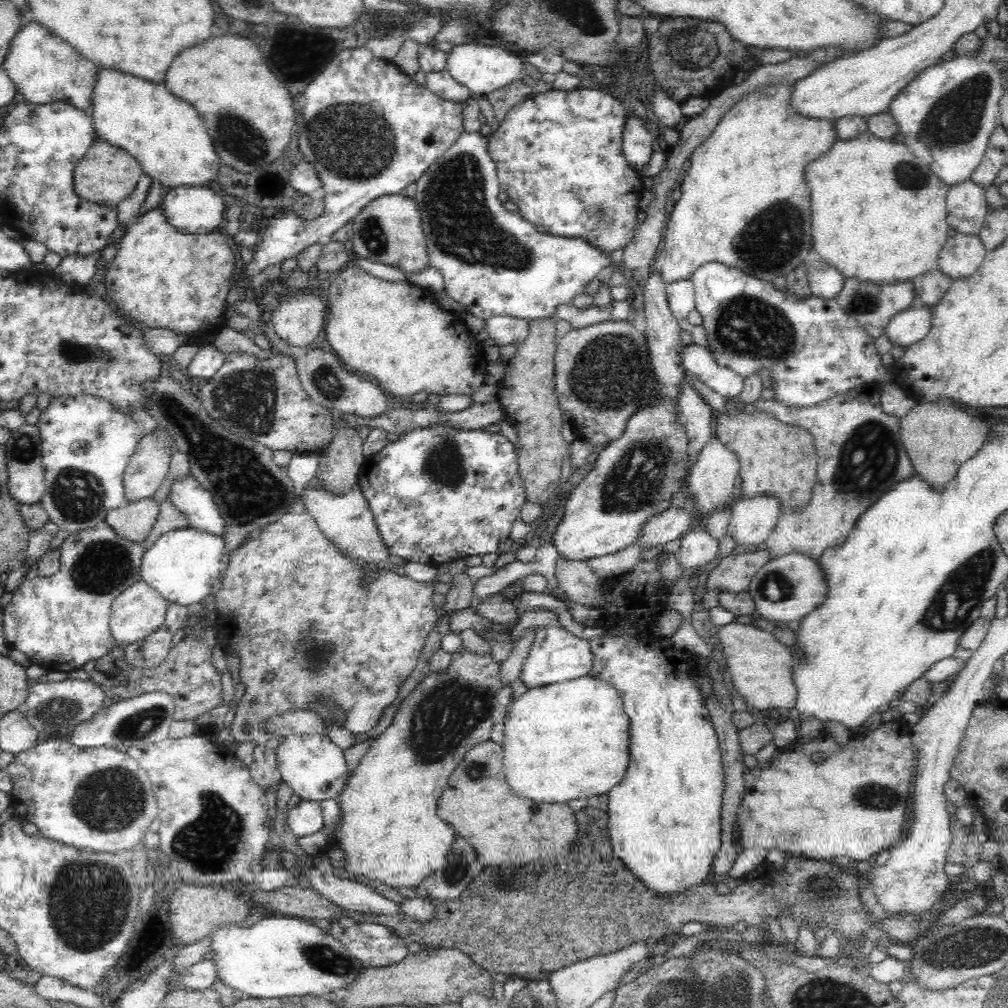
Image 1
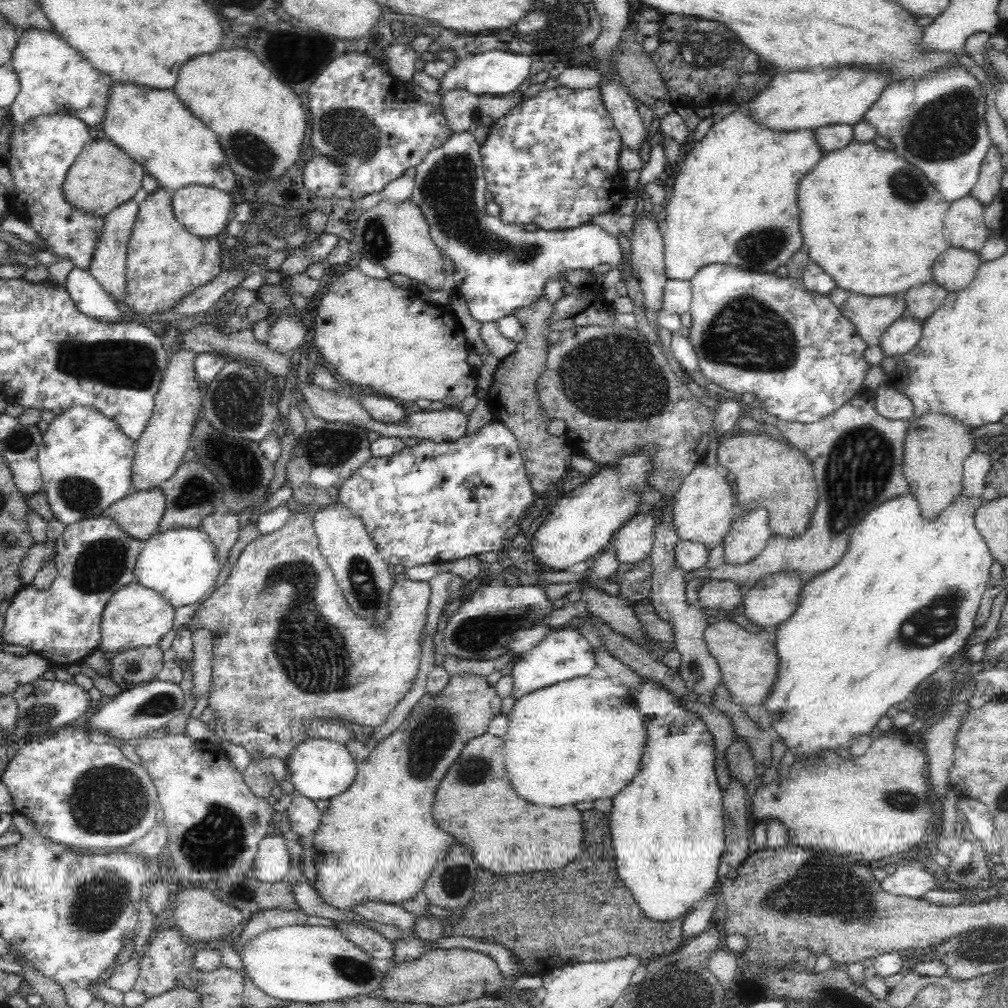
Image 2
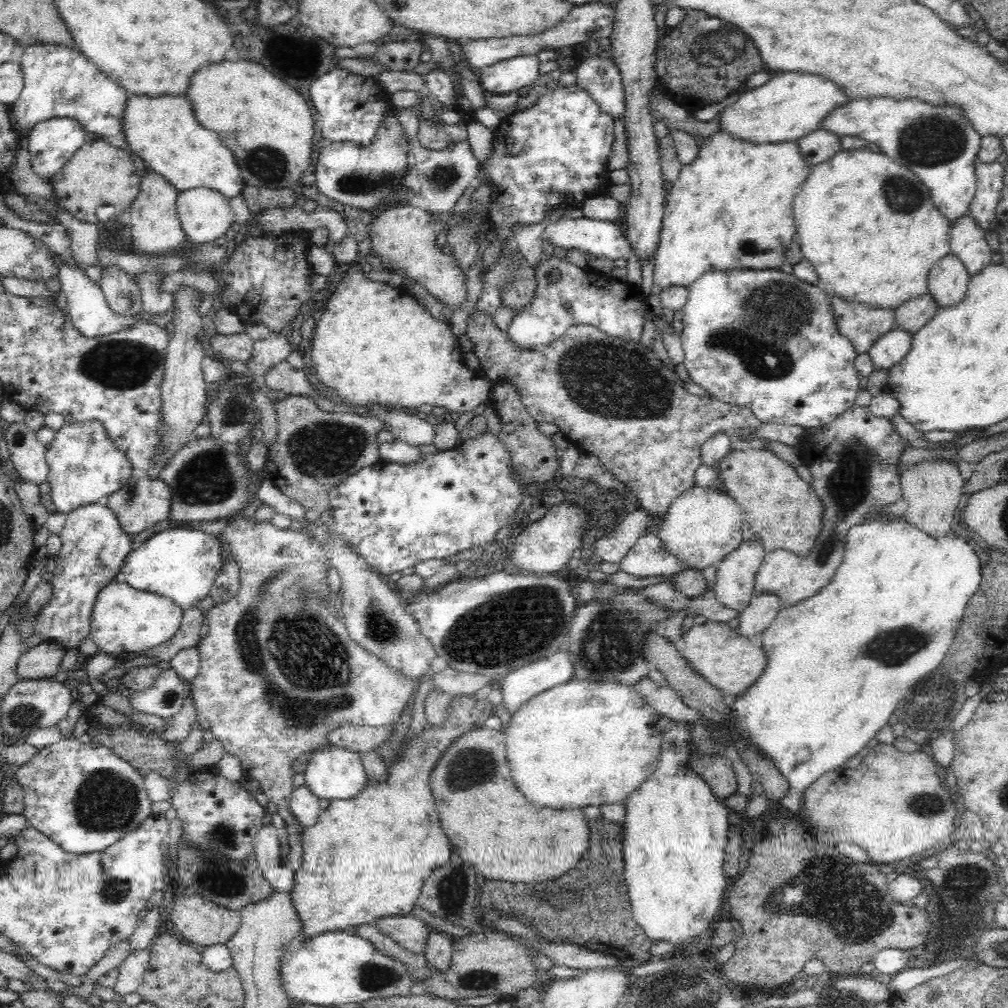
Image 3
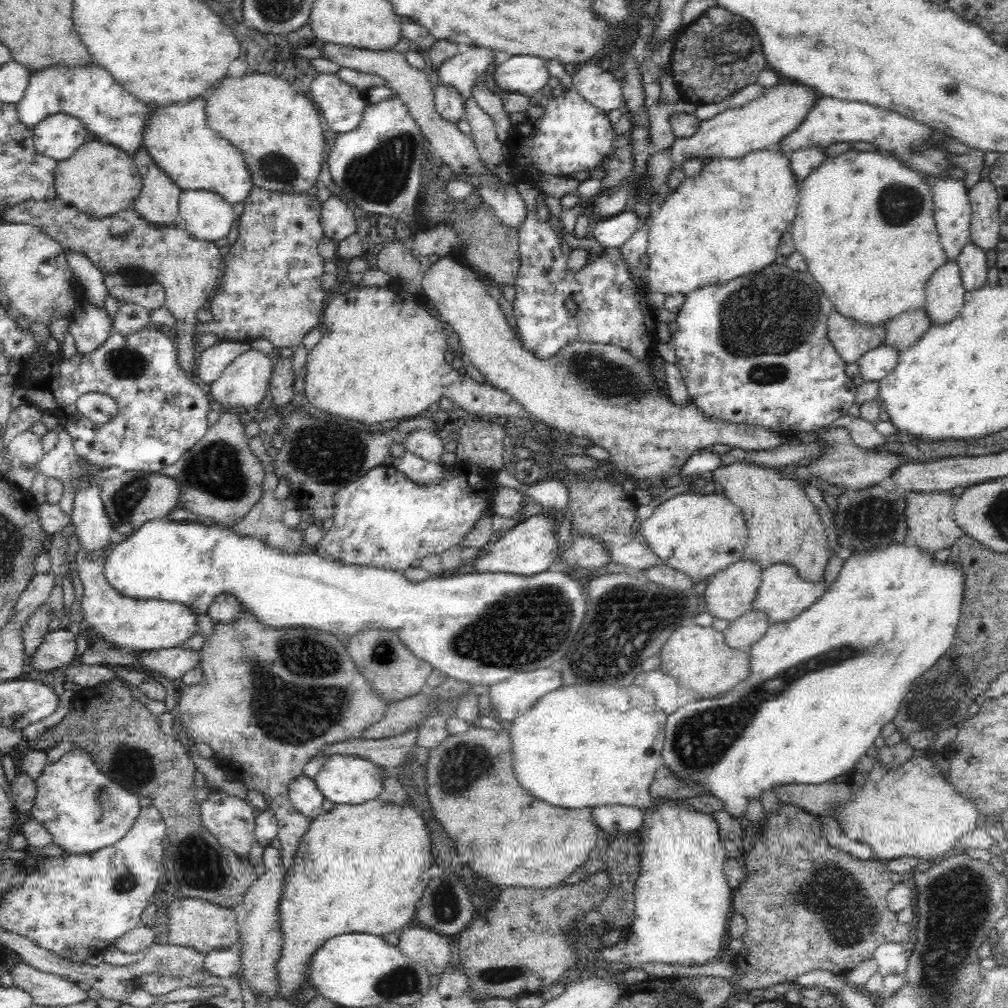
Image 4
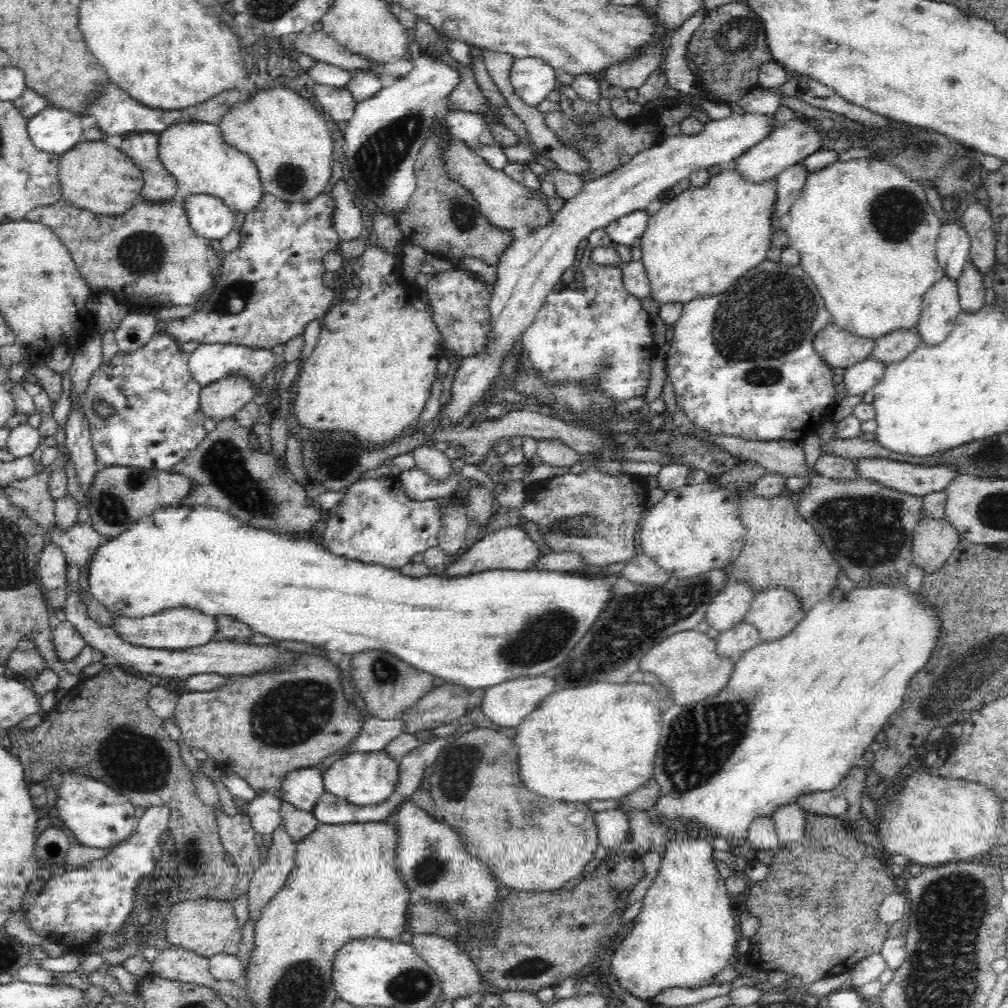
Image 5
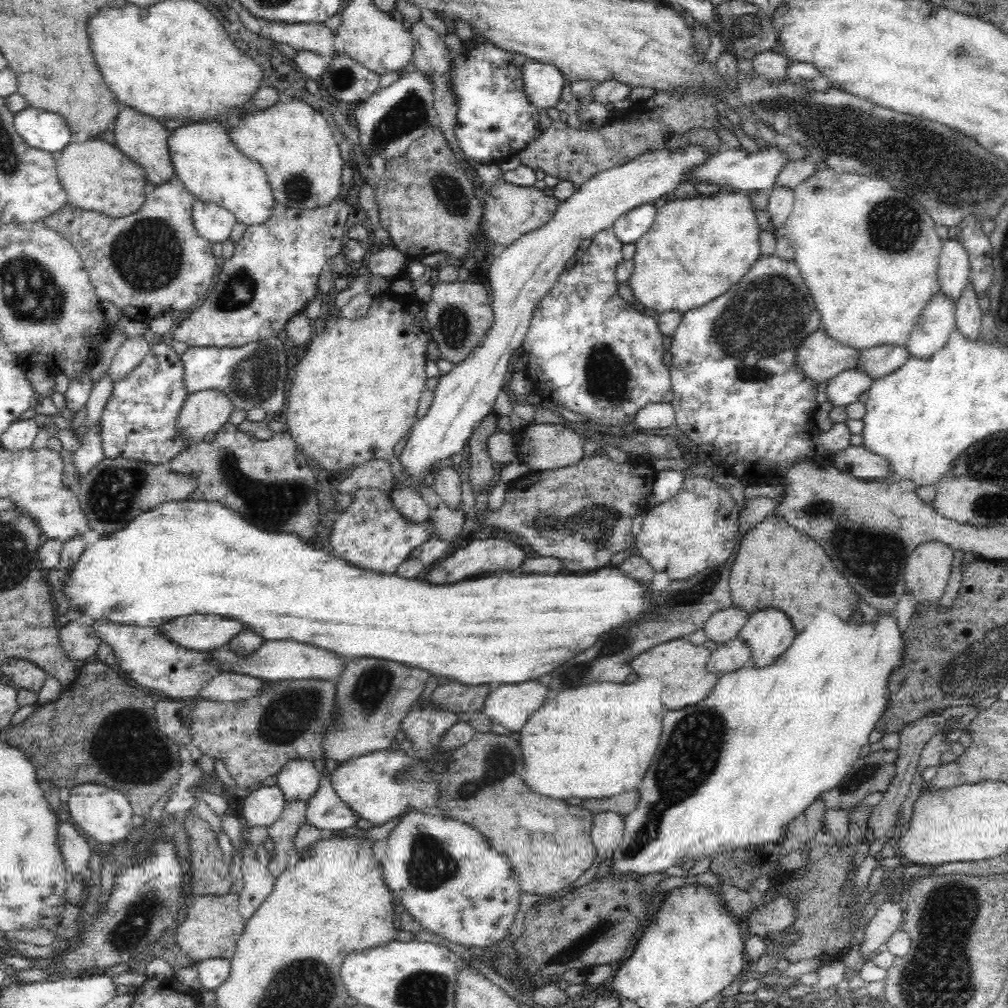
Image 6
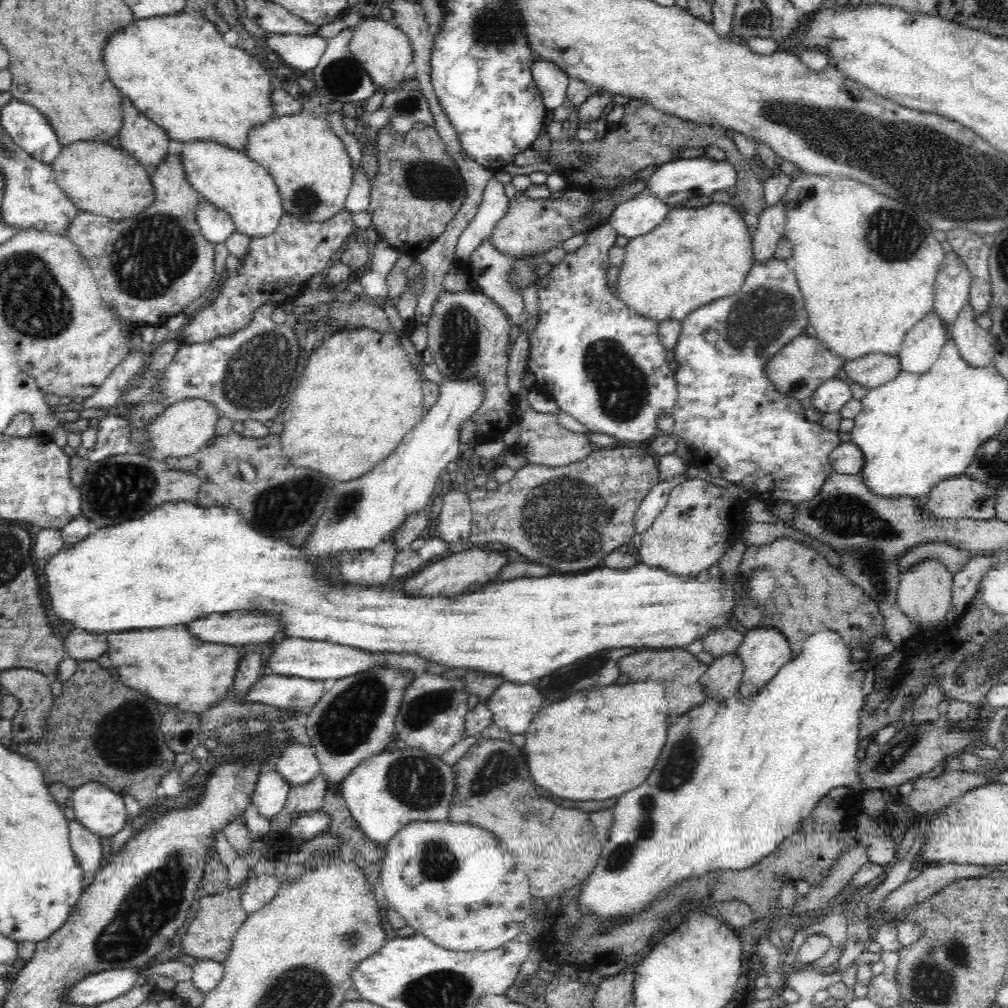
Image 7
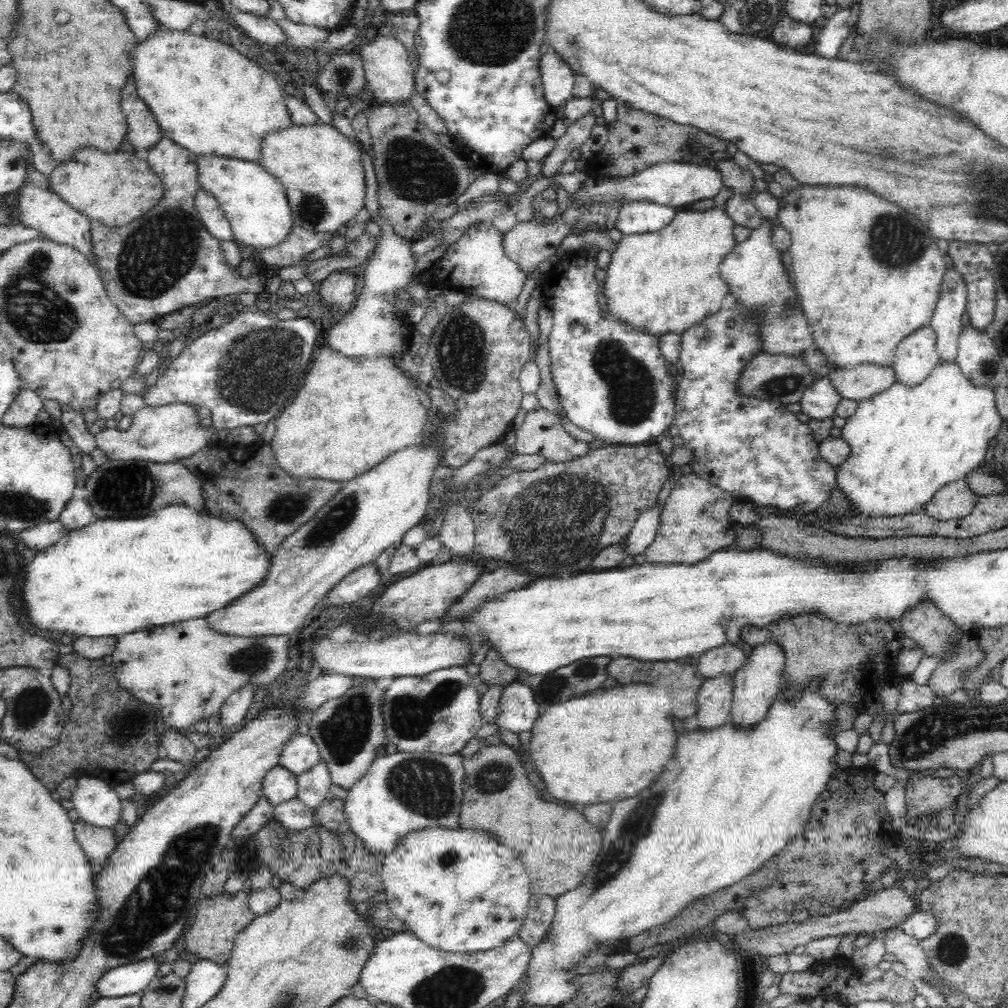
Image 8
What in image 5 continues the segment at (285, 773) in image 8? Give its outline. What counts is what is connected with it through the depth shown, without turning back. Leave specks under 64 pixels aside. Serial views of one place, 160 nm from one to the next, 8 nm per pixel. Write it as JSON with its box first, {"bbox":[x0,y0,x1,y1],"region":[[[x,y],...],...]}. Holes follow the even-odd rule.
{"bbox":[248,794,282,834],"region":[[[274,794],[256,795],[248,803],[248,816],[251,826],[257,834],[273,834],[274,830],[281,824],[282,800]]]}

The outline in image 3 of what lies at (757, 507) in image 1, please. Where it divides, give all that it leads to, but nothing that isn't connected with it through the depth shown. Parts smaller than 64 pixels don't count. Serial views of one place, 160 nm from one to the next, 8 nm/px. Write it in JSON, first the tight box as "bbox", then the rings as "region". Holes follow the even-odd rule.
{"bbox":[712,540,766,614],"region":[[[743,540],[739,547],[718,564],[712,588],[716,599],[738,614],[754,595],[755,574],[766,554],[760,541]]]}

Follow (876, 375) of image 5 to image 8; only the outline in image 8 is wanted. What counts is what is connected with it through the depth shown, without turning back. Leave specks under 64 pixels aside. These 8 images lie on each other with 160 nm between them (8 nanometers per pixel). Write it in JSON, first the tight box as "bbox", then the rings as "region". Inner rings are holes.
{"bbox":[798,377,841,420],"region":[[[824,377],[817,378],[808,389],[804,390],[802,398],[798,401],[800,411],[810,420],[826,420],[835,416],[841,398],[829,378]]]}

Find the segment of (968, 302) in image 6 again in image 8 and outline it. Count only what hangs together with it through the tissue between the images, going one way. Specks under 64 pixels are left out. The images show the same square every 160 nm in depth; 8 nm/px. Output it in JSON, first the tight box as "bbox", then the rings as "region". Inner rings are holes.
{"bbox":[955,327,1007,390],"region":[[[964,327],[958,343],[955,362],[971,383],[978,387],[989,387],[990,390],[1006,385],[1007,370],[989,333]]]}

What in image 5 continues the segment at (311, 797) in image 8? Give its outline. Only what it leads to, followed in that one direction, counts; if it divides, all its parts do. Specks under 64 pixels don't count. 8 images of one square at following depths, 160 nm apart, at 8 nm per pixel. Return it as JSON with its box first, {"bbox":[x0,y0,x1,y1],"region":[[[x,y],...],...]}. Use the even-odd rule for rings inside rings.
{"bbox":[248,824,297,920],"region":[[[280,824],[272,834],[266,862],[252,872],[248,887],[249,914],[257,920],[266,905],[284,886],[295,867],[297,843]]]}

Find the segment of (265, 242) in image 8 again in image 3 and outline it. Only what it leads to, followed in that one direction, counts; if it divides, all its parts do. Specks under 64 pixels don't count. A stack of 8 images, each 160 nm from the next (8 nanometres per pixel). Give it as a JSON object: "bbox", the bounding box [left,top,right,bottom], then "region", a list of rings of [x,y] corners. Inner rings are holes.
{"bbox":[123,95,246,200],"region":[[[128,95],[123,111],[123,134],[131,153],[137,154],[179,193],[206,187],[222,193],[228,200],[241,194],[246,184],[234,153],[218,133],[198,122],[187,95],[159,95],[156,98]]]}

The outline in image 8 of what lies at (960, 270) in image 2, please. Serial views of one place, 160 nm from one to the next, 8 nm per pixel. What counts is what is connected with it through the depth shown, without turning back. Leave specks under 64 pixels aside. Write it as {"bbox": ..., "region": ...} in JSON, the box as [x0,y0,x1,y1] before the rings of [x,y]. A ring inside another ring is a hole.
{"bbox":[893,325,938,386],"region":[[[931,325],[907,335],[895,349],[893,364],[896,383],[918,386],[938,366],[937,335]]]}

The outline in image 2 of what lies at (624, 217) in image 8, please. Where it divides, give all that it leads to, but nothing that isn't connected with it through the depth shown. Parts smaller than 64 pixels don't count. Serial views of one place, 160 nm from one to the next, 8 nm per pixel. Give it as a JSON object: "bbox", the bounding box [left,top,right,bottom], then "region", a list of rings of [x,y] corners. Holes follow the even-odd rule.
{"bbox":[411,131,624,322],"region":[[[471,131],[452,133],[440,148],[426,154],[415,166],[415,187],[411,198],[430,225],[430,234],[443,256],[452,258],[455,266],[454,283],[470,307],[472,317],[478,322],[494,322],[506,316],[516,315],[519,309],[533,305],[544,292],[544,282],[550,276],[564,274],[564,270],[587,270],[599,264],[624,266],[624,253],[618,239],[604,228],[590,223],[573,229],[544,230],[524,232],[522,225],[505,223],[500,217],[488,216],[484,210],[486,192],[485,171],[477,139]]]}

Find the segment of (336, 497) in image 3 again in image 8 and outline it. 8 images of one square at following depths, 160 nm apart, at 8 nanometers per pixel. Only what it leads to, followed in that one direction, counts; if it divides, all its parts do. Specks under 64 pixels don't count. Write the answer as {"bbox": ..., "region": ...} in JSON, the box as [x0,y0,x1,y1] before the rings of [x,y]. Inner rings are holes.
{"bbox":[324,563,380,608],"region":[[[367,563],[366,566],[351,571],[334,588],[331,588],[324,606],[339,608],[356,600],[362,600],[378,584],[380,584],[380,574],[376,571],[374,563]]]}

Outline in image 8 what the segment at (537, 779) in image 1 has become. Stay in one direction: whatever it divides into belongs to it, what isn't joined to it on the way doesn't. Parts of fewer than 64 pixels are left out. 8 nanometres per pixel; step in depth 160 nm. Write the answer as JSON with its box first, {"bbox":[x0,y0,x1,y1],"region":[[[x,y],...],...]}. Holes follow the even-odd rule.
{"bbox":[530,686,676,804],"region":[[[616,686],[550,706],[532,727],[530,756],[548,792],[572,804],[632,798],[662,774],[674,754],[676,728],[665,689]]]}

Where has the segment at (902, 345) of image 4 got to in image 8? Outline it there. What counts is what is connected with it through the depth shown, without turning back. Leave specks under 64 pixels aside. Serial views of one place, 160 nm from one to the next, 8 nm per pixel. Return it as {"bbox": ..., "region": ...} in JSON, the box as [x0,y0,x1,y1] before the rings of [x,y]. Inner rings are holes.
{"bbox":[827,364,895,402],"region":[[[861,364],[843,369],[836,368],[827,376],[841,399],[862,402],[880,394],[895,383],[892,367]]]}

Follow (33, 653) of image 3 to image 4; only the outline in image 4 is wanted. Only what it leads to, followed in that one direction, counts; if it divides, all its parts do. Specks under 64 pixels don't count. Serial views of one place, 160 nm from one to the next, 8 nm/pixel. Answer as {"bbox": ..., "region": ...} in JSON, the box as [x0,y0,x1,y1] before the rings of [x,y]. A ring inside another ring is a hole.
{"bbox":[28,627,77,672],"region":[[[68,627],[48,632],[28,663],[42,672],[68,665],[75,658],[76,639],[77,635]]]}

